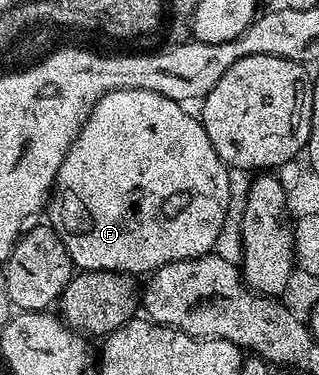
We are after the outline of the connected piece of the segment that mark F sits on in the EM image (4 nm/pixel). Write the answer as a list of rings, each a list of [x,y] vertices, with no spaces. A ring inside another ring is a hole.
[[[121,88],[110,90],[103,94],[94,105],[78,136],[72,141],[71,148],[66,152],[62,164],[56,173],[56,185],[52,187],[51,195],[46,207],[46,222],[66,244],[66,252],[70,256],[73,267],[82,270],[116,270],[120,274],[133,276],[148,276],[160,266],[170,264],[171,261],[186,260],[201,257],[215,247],[218,232],[222,228],[224,218],[228,214],[228,201],[232,199],[232,189],[228,175],[229,167],[214,152],[214,144],[210,144],[210,136],[206,136],[204,123],[195,113],[179,106],[174,100],[162,96],[153,90],[137,90],[135,88]]]

